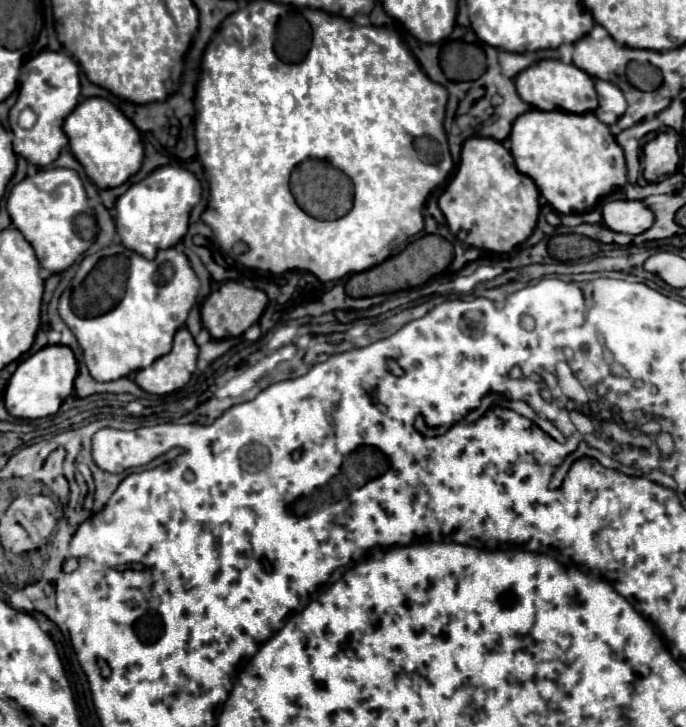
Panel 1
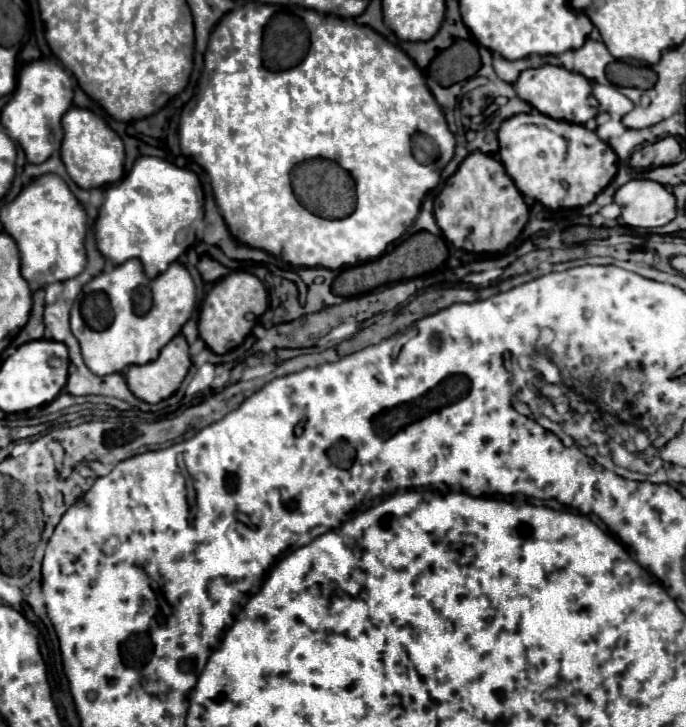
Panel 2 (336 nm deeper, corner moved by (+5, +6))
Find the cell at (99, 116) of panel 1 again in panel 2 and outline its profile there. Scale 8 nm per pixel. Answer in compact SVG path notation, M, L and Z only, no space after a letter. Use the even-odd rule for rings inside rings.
M72 106L62 118L62 162L70 178L80 188L100 188L104 184L114 184L124 174L124 144L120 136L94 112Z

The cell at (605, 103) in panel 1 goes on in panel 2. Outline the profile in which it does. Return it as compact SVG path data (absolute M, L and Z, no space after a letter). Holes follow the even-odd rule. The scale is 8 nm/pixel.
M594 84L594 96L600 102L600 110L604 110L616 118L622 118L624 114L628 114L634 108L634 104L624 94L620 94L616 86Z

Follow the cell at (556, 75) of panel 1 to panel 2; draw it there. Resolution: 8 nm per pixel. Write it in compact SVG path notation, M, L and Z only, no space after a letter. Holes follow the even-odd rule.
M542 66L542 68L530 68L520 74L520 78L514 82L516 94L540 110L542 114L554 118L554 120L566 120L572 124L586 124L590 118L598 114L598 102L592 96L592 84L582 76L568 72L558 66Z

